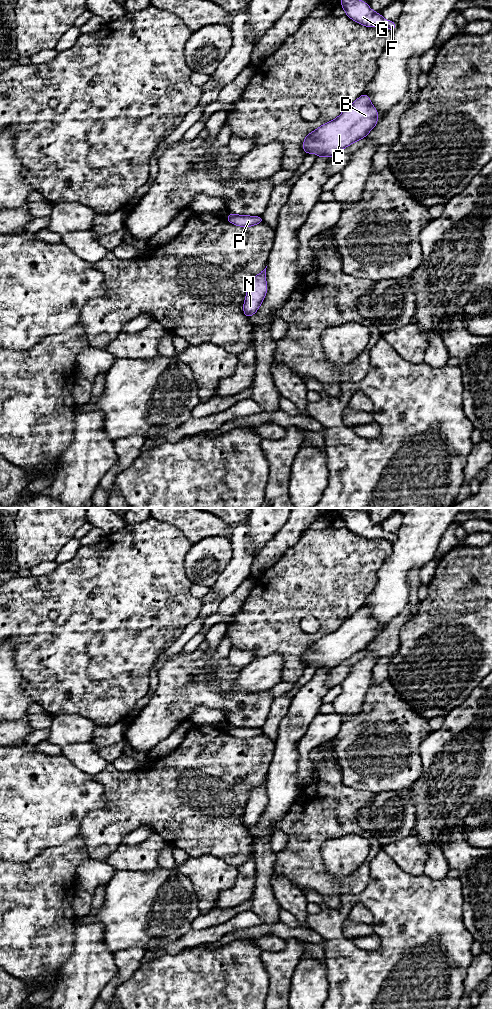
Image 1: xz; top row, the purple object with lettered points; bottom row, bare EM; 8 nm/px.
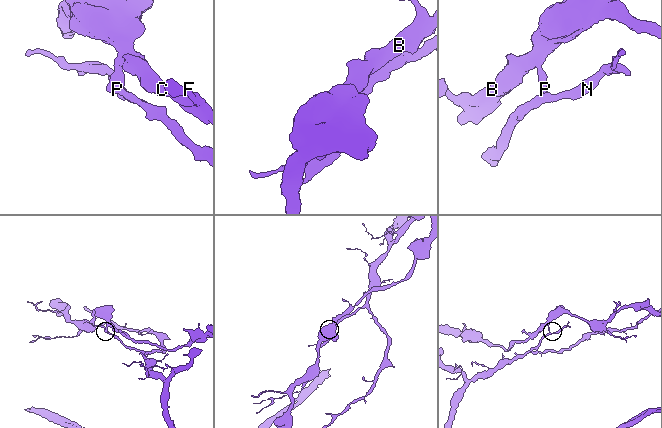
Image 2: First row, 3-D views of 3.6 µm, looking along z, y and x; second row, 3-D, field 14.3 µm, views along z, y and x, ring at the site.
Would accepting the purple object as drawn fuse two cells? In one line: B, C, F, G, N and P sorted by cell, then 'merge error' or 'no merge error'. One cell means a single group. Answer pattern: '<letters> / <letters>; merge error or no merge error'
B C F G P / N; merge error

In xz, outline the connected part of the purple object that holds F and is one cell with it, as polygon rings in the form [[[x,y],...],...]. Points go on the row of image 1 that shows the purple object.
[[[340,0],[340,2],[346,15],[363,26],[383,26],[392,32],[396,29],[396,22],[384,19],[380,13],[374,12],[365,1]]]

